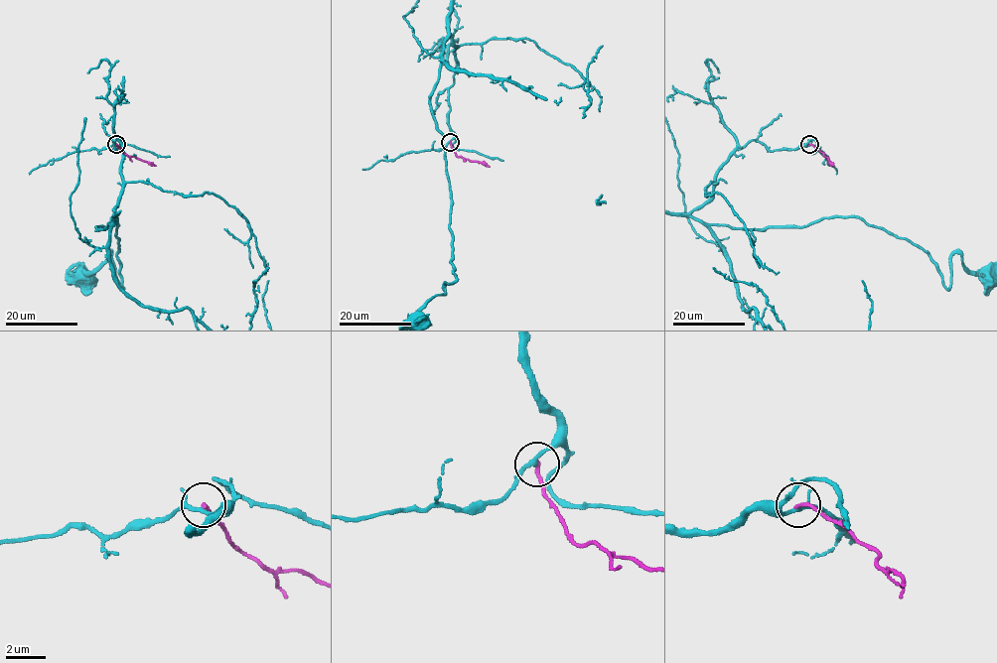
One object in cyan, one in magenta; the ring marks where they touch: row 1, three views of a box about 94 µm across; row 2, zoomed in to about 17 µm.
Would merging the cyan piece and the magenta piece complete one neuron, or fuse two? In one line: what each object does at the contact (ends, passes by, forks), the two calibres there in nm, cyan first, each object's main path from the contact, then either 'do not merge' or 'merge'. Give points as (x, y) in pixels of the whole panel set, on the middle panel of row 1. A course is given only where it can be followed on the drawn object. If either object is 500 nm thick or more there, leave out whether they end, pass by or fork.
cyan forks; magenta ends; calibres 170 and 200 nm; course cyan (450, 142), (457, 48), (448, 24), (429, 107), (443, 136), (457, 280), (418, 311), (416, 325); course magenta (450, 142), (458, 157), (490, 167); do not merge

